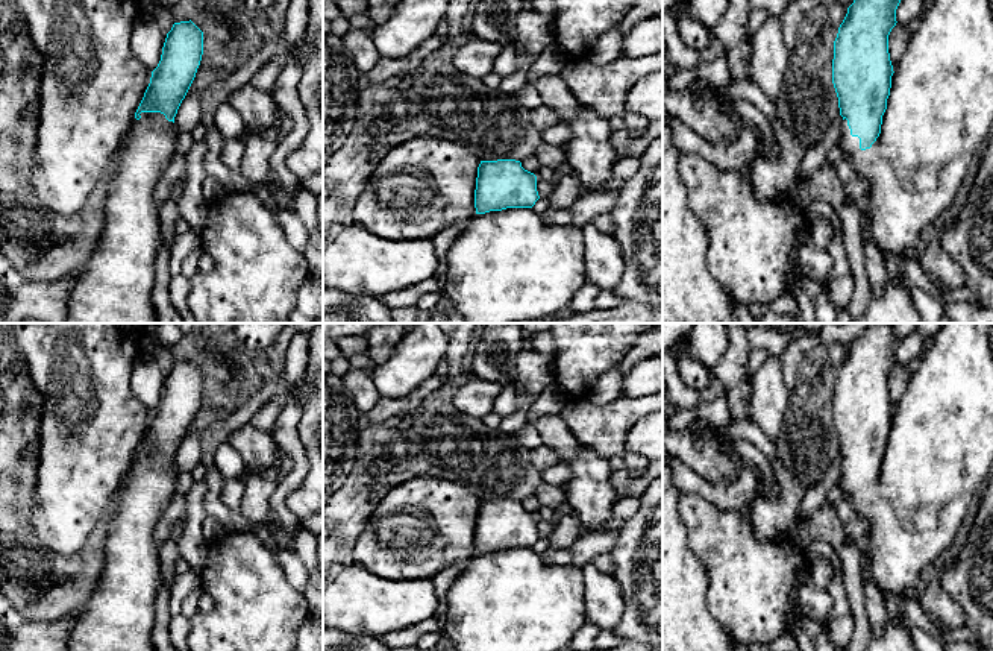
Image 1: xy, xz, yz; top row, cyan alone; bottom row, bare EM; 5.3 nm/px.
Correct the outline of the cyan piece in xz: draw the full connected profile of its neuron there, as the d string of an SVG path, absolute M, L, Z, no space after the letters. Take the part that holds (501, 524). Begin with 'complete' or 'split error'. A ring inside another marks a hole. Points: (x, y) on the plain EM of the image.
split error; M515 499L481 501L476 555L459 563L461 572L447 592L443 634L456 651L561 651L588 621L584 575L576 565L546 563L532 549L540 539L537 516Z

